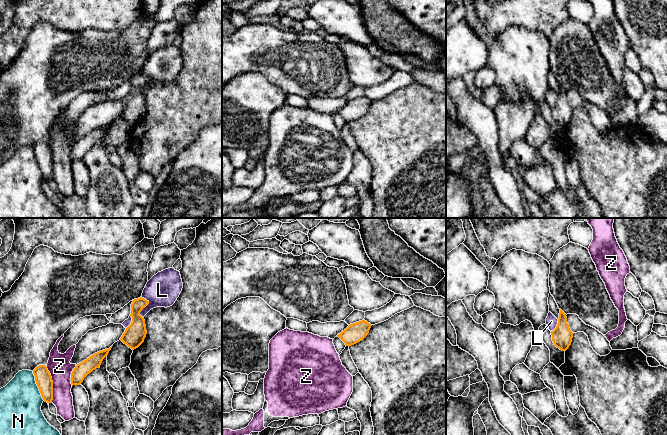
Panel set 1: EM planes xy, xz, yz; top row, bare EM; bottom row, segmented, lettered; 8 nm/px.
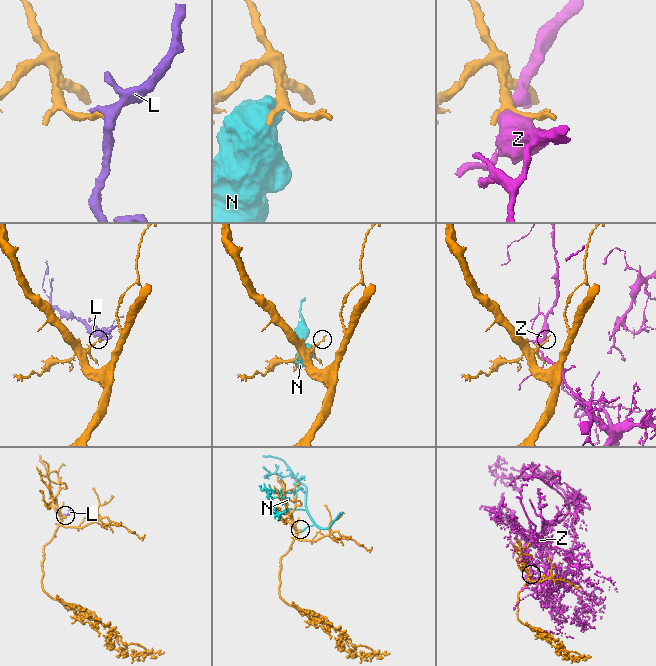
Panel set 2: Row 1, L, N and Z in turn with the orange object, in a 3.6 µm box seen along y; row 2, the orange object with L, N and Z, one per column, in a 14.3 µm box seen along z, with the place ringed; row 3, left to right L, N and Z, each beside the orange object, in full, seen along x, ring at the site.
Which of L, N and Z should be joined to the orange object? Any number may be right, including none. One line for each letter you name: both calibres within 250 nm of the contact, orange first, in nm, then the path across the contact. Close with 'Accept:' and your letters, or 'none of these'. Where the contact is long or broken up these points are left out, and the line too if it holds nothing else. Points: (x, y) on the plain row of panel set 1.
Accept: none of these

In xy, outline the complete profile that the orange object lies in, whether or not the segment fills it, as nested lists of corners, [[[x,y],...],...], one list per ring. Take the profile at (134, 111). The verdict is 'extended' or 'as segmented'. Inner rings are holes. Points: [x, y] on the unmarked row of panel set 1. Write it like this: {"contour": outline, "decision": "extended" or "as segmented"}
{"contour": [[[140,73],[134,75],[131,80],[131,90],[132,98],[126,104],[120,116],[126,120],[132,126],[138,124],[146,113],[146,101],[144,93],[140,91],[140,88],[149,80],[149,77]]], "decision": "as segmented"}

